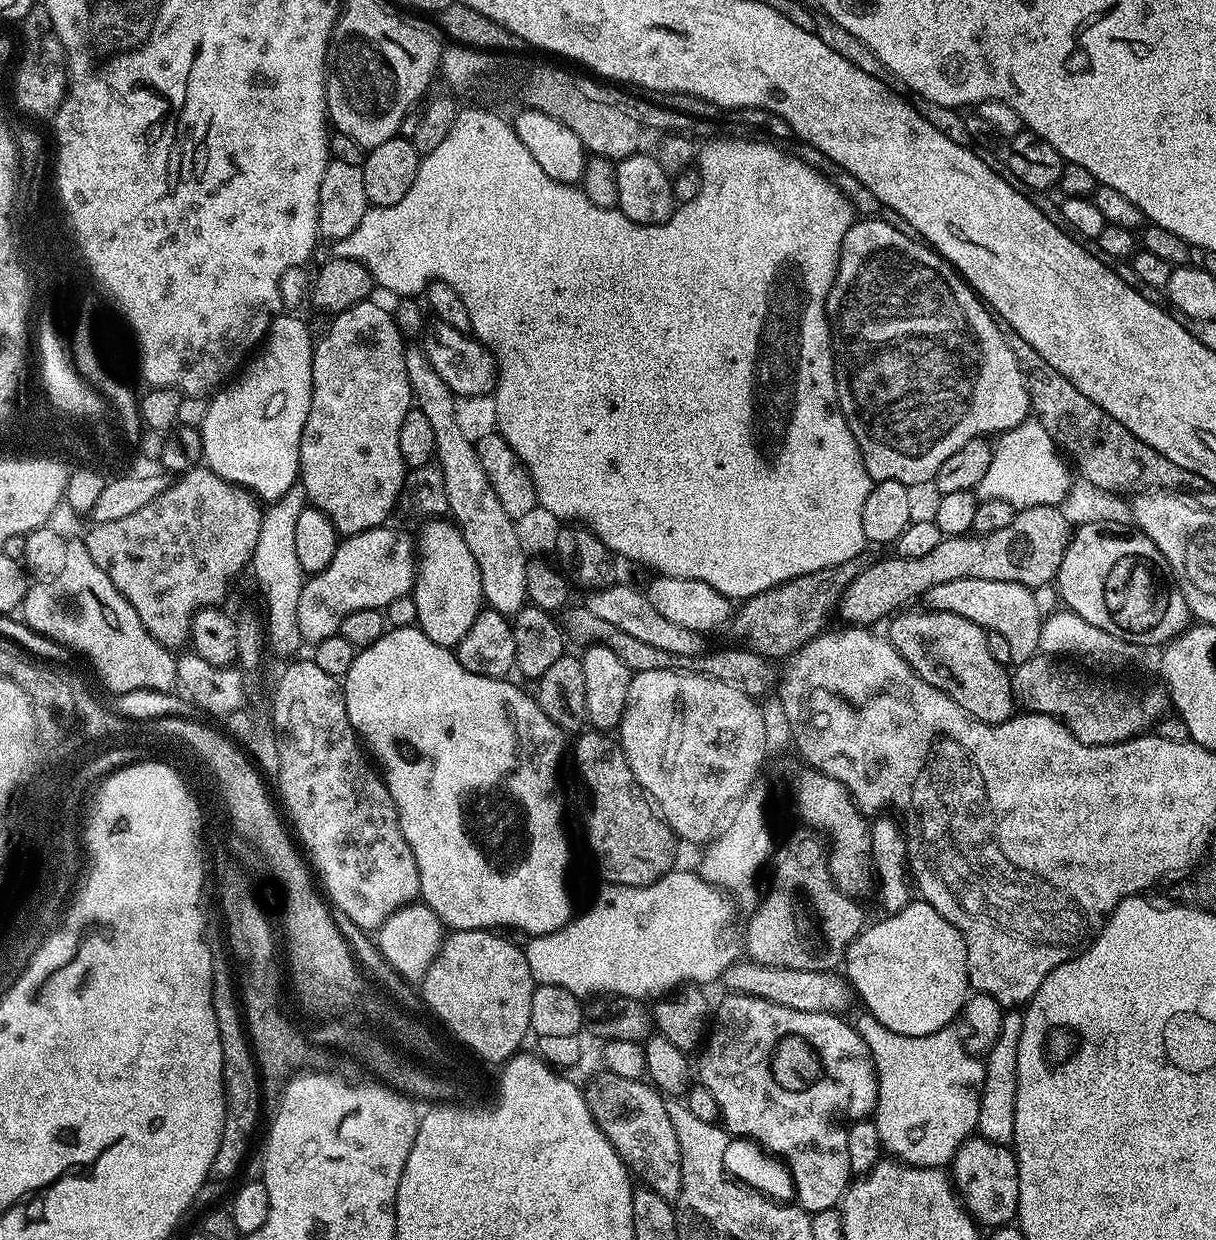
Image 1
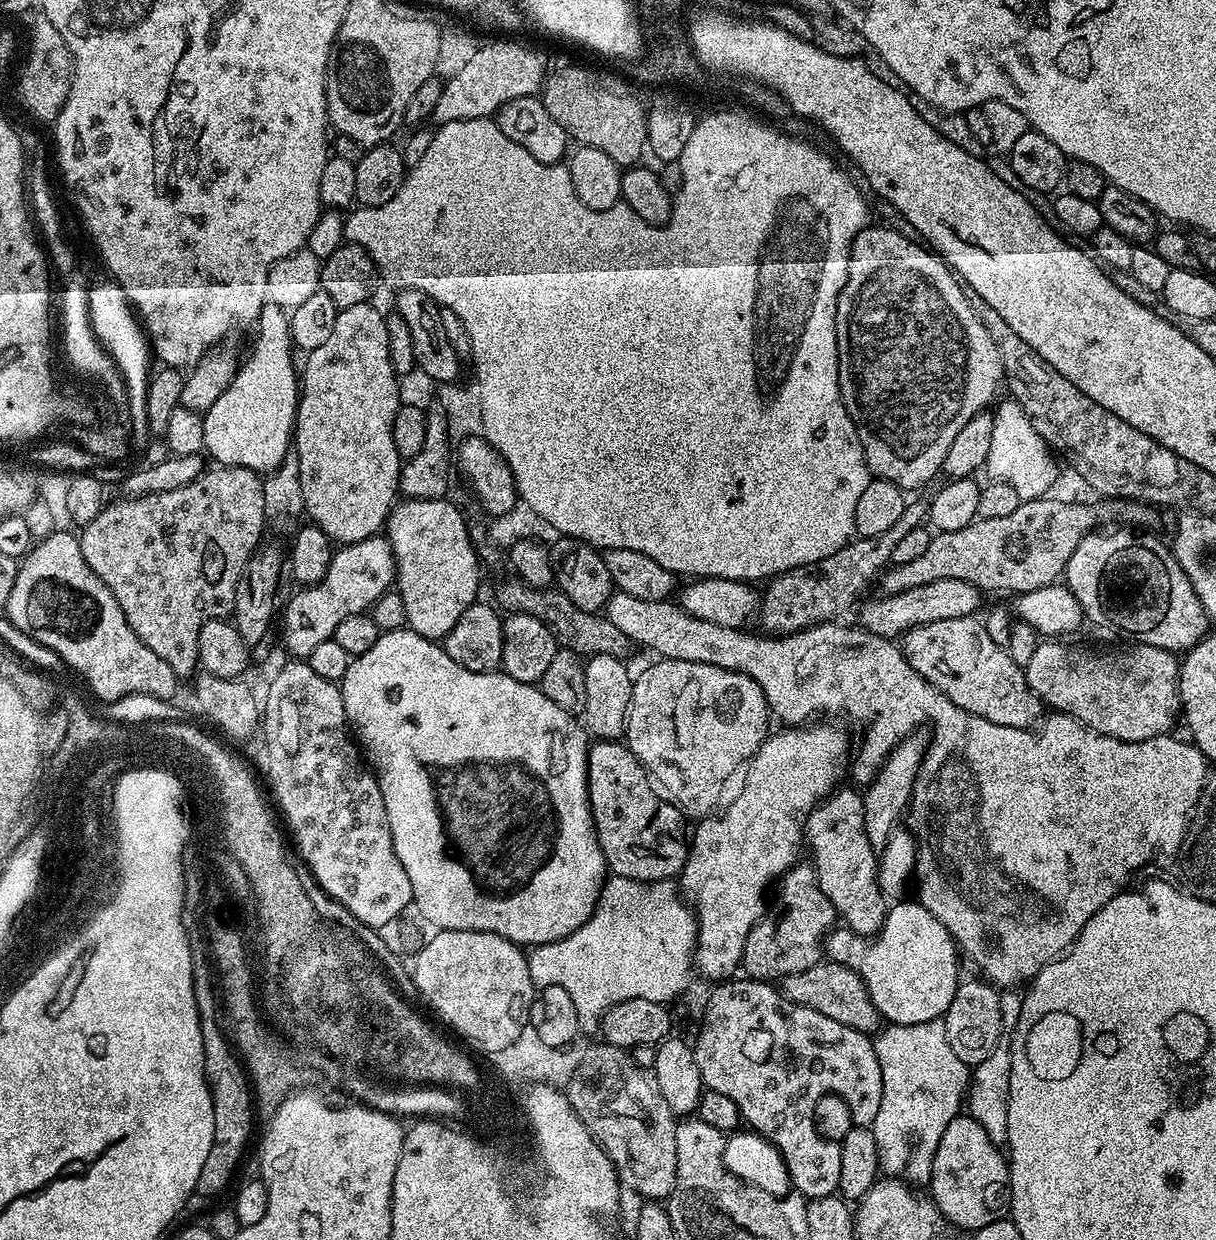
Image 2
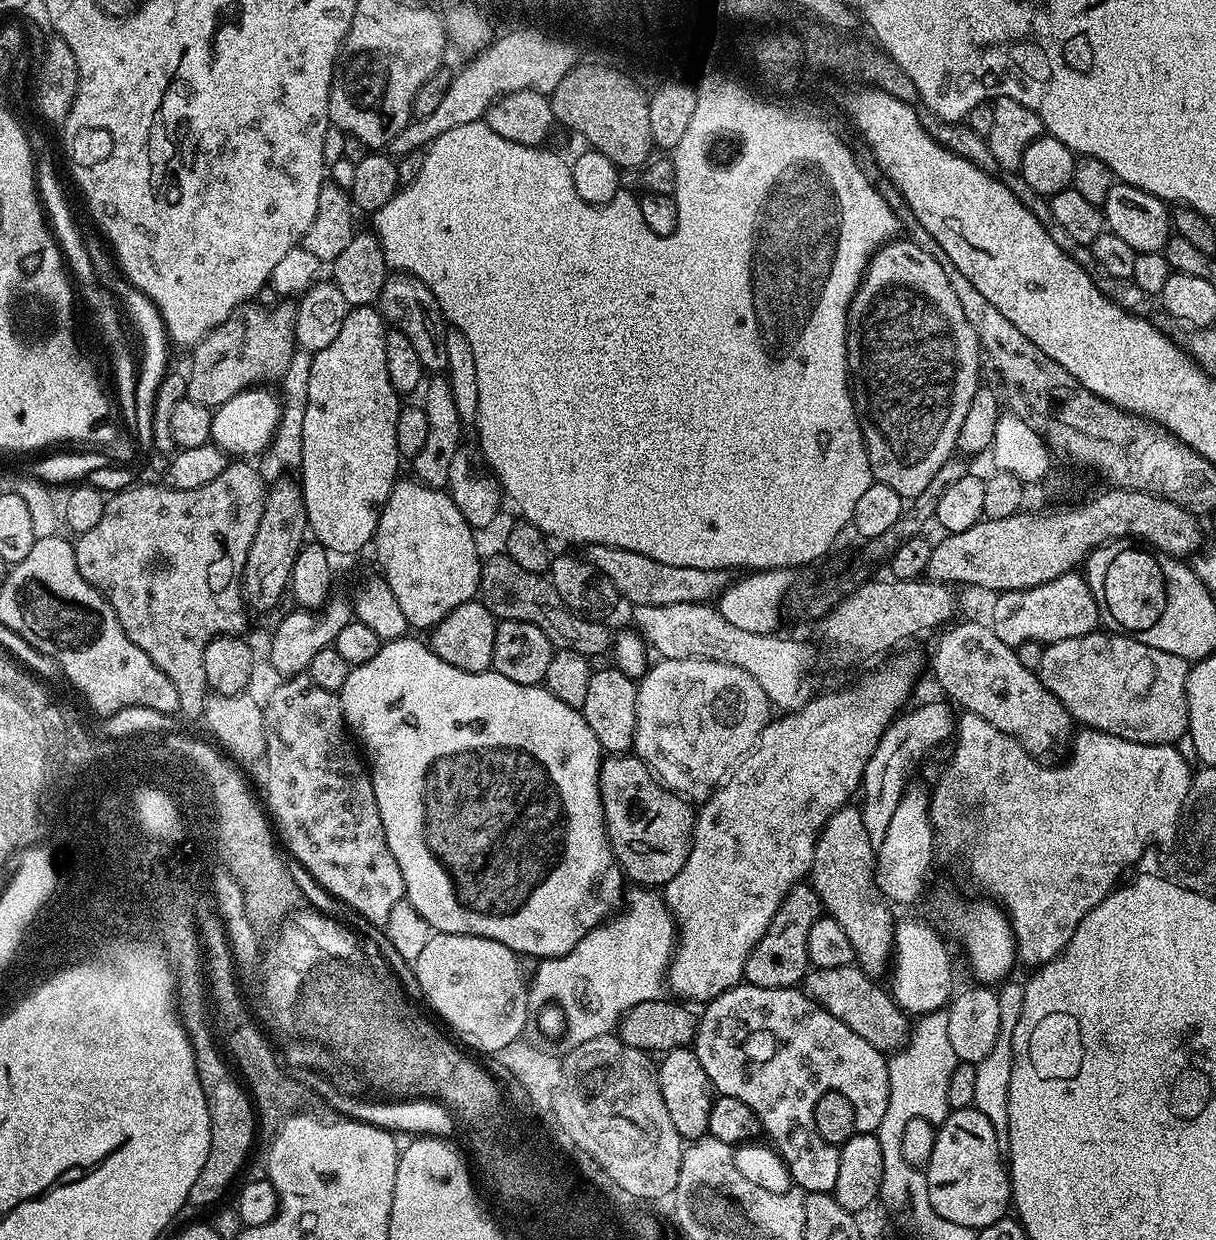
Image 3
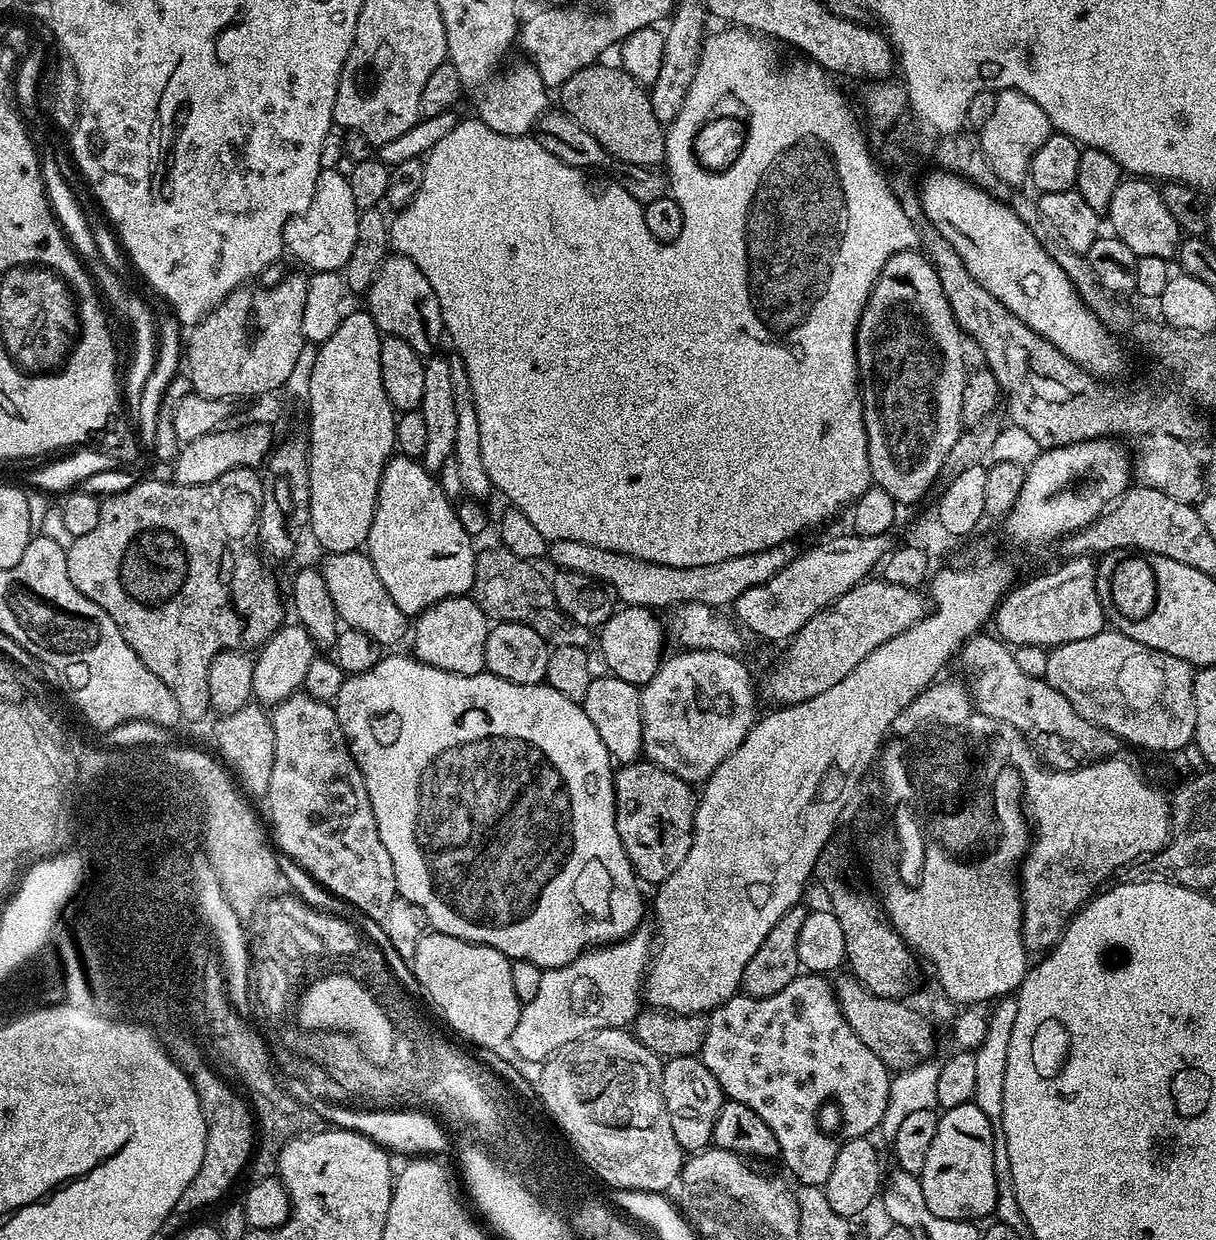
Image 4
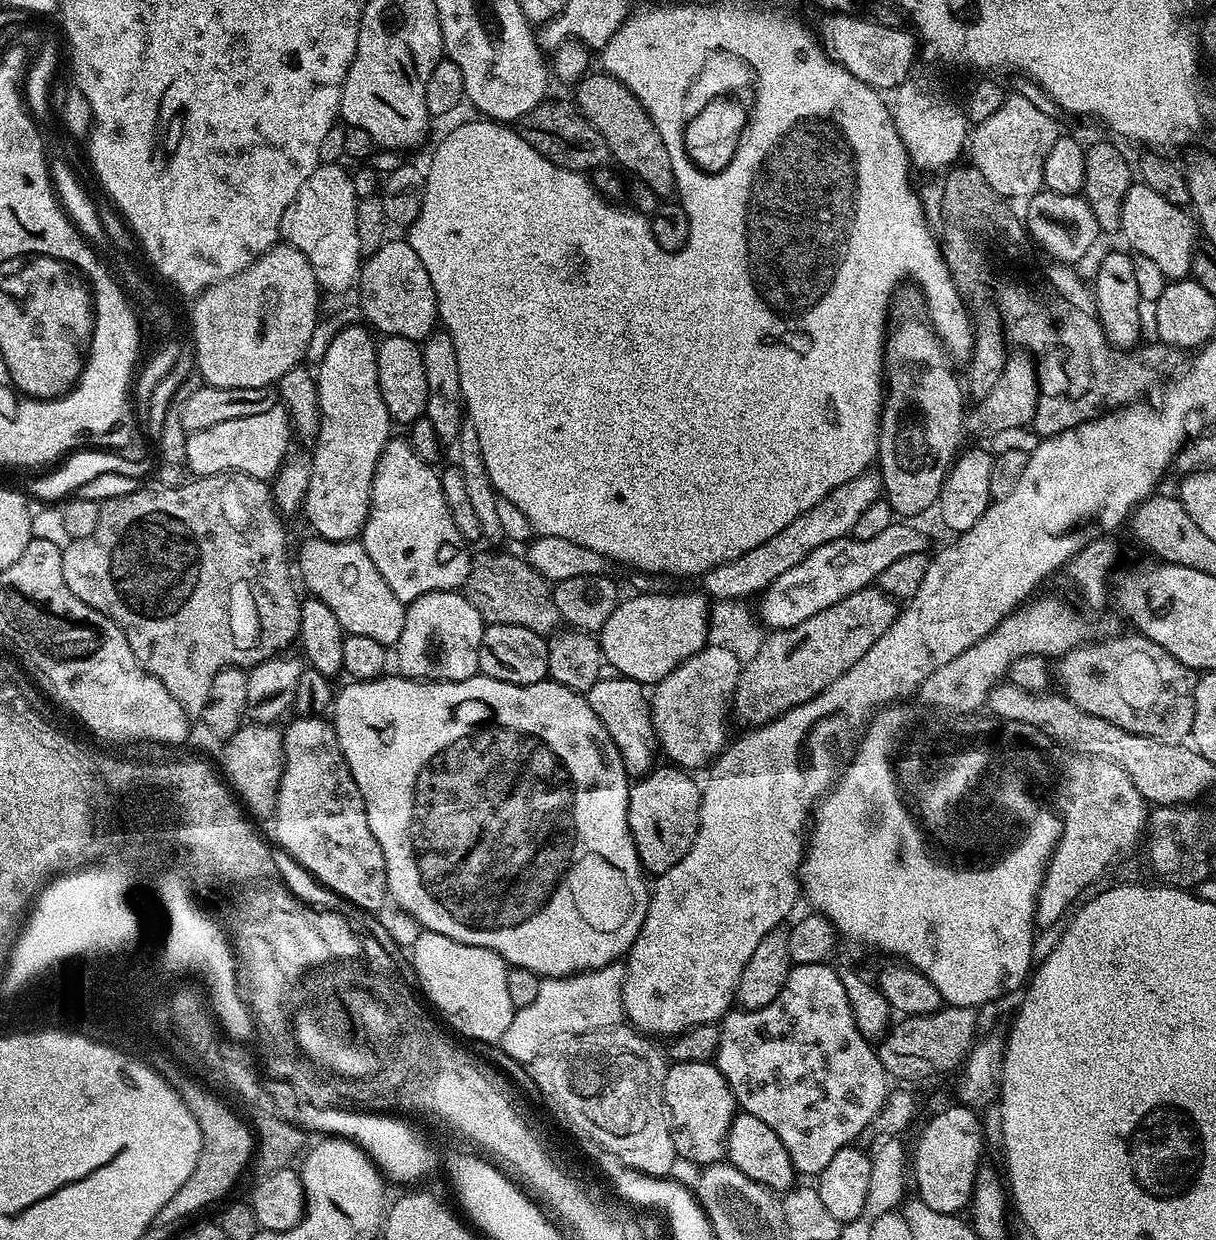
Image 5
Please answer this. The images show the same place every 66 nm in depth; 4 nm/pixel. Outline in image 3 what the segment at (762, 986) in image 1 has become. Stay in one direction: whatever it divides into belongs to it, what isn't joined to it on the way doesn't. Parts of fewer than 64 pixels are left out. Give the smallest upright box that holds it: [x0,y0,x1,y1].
[802,963,910,1052]

